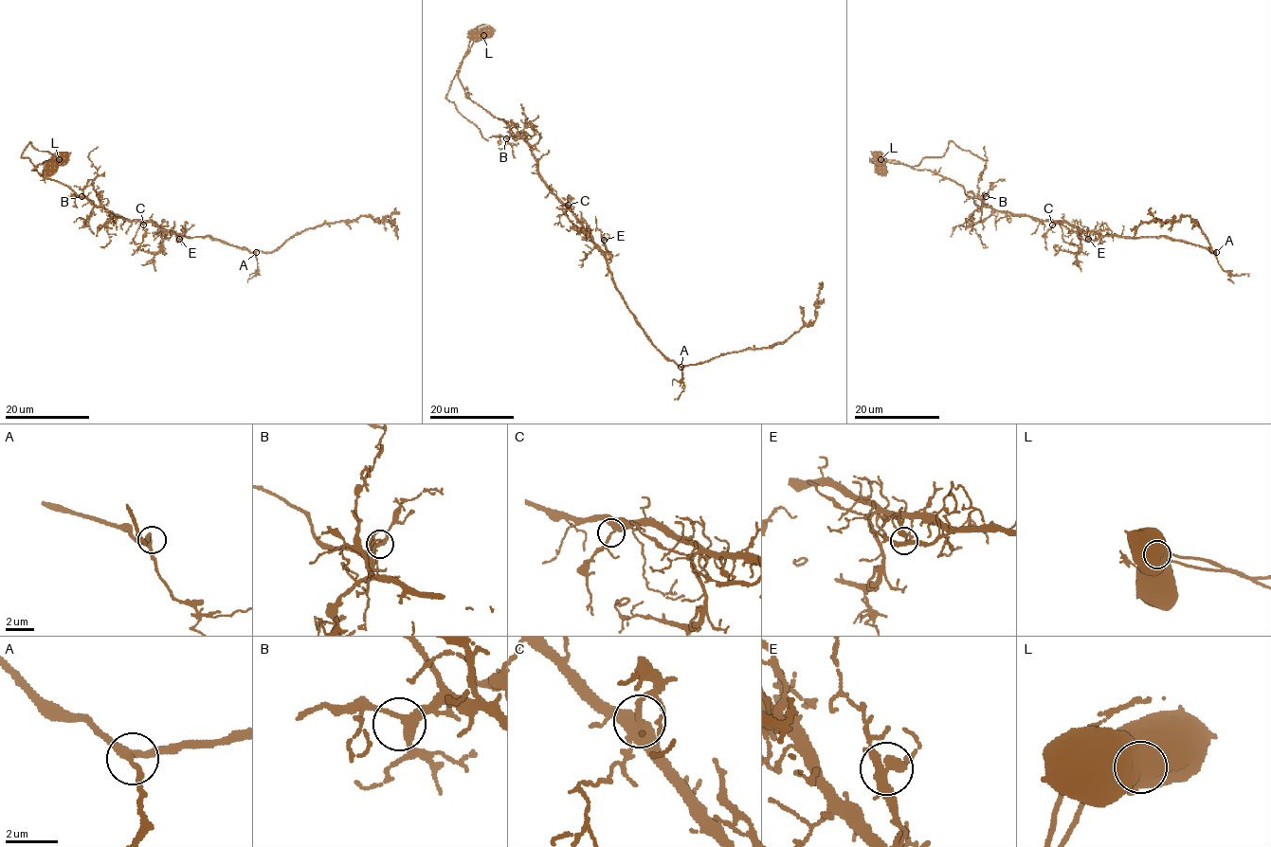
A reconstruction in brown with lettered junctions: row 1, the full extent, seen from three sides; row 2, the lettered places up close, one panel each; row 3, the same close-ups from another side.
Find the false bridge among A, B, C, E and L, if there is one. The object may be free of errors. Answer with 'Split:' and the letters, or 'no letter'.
Split: L

